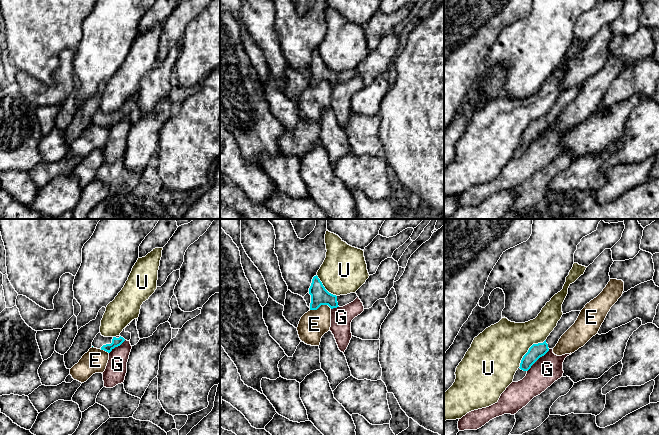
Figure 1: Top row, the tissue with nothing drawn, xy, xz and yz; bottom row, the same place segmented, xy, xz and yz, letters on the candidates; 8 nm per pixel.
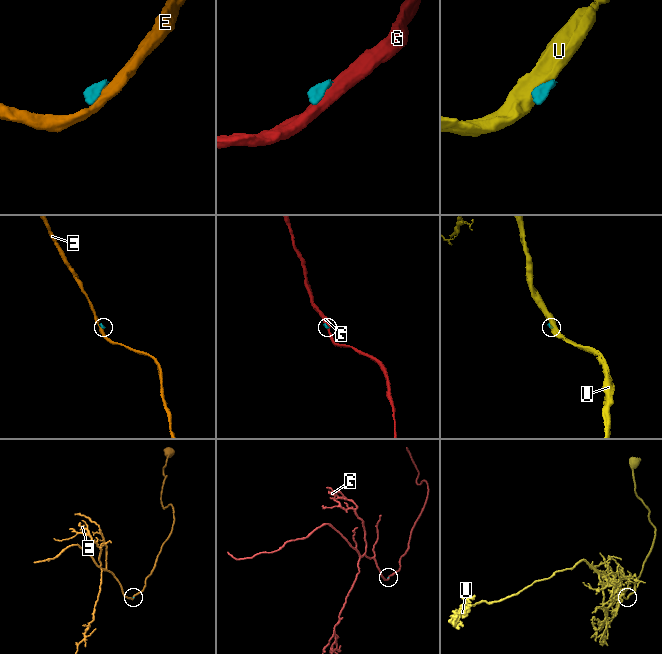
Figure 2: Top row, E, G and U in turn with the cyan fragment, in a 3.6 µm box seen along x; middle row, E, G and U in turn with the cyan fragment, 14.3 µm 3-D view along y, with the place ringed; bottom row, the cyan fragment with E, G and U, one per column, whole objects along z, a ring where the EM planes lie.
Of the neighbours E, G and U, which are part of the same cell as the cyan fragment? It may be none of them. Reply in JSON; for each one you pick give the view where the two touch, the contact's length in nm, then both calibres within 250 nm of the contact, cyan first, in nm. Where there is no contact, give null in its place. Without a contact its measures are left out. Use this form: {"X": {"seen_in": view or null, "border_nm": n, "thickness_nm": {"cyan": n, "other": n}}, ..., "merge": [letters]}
{"merge": []}

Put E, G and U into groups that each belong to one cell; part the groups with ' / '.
E / G / U

